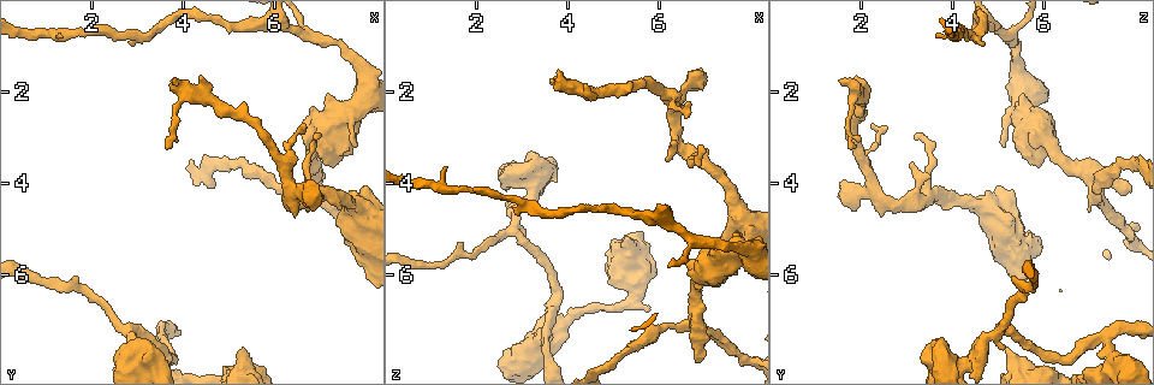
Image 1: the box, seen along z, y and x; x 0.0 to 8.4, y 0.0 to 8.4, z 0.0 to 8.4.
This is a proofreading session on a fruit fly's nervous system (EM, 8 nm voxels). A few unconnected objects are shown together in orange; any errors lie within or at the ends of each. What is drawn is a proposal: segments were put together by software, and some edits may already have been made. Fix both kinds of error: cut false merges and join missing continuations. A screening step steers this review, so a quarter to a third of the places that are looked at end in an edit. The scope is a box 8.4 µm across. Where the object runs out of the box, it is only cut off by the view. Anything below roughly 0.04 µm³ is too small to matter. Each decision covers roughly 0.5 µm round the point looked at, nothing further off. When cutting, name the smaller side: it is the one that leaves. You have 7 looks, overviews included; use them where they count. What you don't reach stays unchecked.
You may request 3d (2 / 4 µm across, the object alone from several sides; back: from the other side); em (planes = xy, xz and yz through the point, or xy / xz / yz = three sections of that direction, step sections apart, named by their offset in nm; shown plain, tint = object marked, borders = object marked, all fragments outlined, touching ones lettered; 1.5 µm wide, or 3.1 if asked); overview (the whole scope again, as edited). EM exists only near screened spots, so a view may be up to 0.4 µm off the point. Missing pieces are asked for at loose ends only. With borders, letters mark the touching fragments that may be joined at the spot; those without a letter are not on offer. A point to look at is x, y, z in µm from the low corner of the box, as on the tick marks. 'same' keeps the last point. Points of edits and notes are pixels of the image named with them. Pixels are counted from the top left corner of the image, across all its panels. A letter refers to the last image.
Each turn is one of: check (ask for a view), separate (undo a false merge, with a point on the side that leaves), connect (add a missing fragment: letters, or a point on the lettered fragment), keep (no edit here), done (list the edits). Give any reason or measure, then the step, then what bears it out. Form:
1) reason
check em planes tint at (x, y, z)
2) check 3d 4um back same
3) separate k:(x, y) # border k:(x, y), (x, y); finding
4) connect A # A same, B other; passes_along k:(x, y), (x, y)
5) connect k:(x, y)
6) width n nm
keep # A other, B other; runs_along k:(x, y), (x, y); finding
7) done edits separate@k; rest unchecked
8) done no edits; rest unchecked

sharp bend
check em xy step 8 tint at (6.80, 3.80, 7.00)

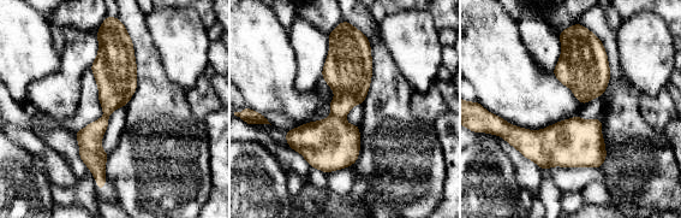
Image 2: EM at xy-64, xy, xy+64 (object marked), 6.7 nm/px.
check em planes borders same

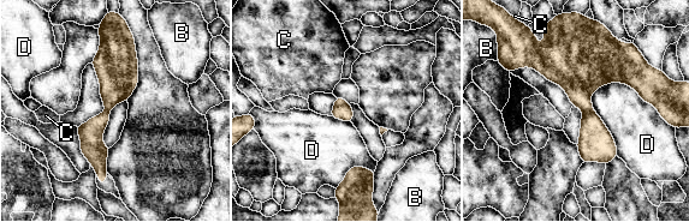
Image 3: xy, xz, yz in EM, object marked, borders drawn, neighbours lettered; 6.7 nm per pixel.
width 280 nm
separate 3:(595, 144) # B other, C other, D other; a second cell is stuck on

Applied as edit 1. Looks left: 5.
check overview

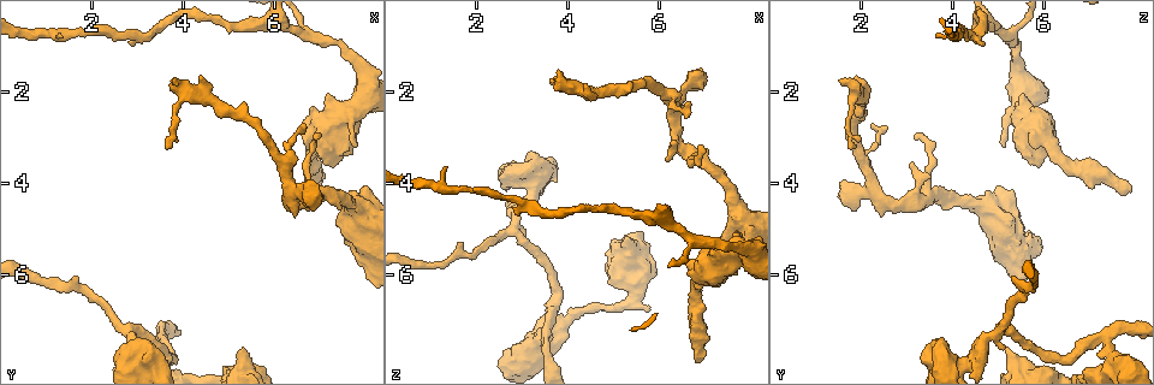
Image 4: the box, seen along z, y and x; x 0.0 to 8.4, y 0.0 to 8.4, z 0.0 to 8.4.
an open end
check em planes tint at (6.80, 4.55, 1.85)

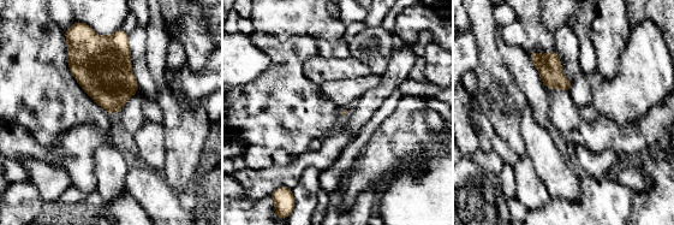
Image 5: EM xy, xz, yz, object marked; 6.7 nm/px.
see the neighbours
check em planes borders same

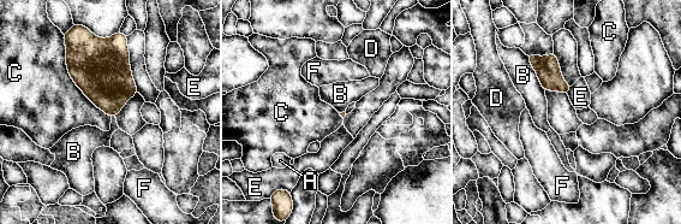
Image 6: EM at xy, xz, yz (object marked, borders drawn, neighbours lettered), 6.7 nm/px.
keep # A other, B other, C other, D other, E other, F other; none of them fits

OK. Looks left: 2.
done edits separate@3; rest unchecked

